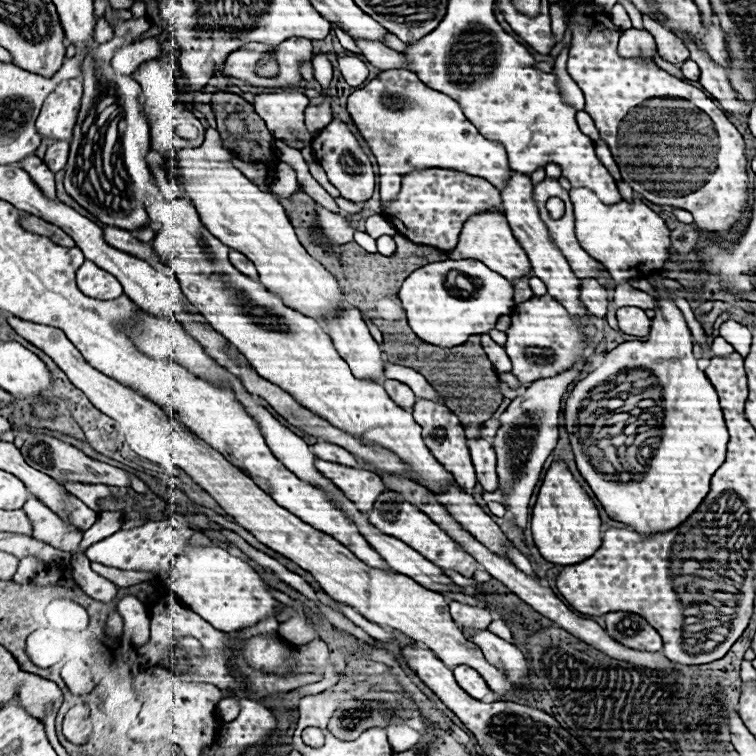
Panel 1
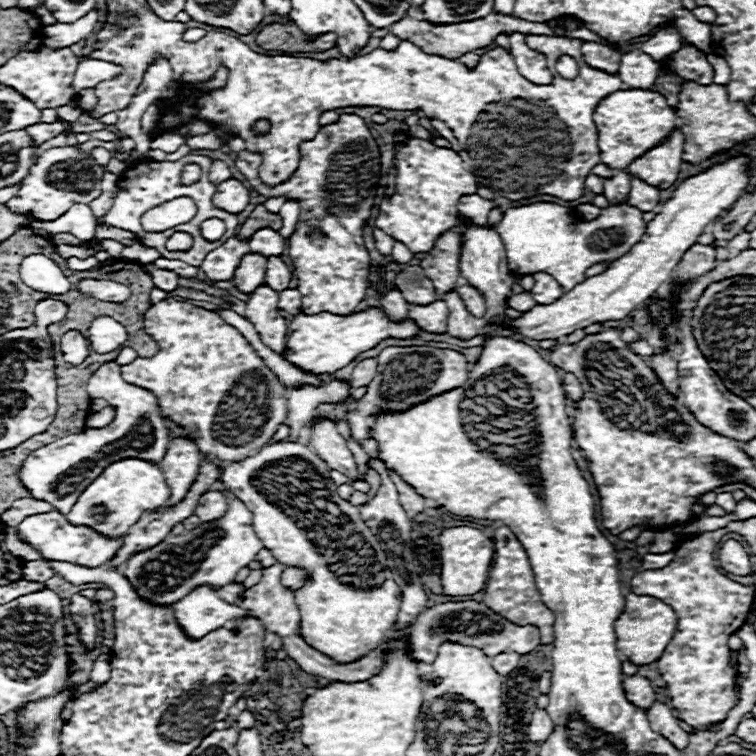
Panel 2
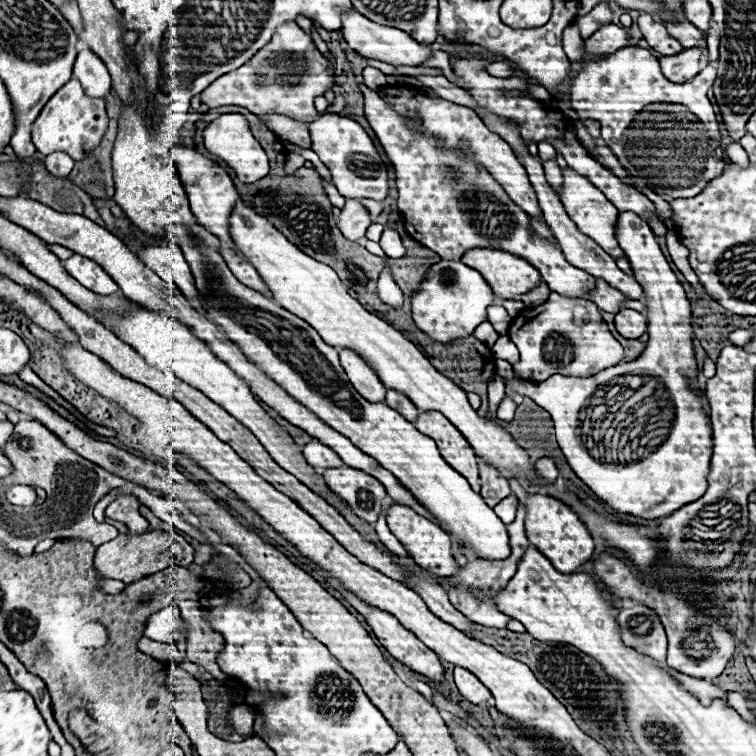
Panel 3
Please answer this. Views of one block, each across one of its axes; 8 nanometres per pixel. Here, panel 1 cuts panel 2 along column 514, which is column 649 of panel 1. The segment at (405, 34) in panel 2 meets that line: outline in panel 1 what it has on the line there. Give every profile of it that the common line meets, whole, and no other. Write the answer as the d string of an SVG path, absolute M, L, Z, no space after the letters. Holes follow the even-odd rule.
M642 16L642 24L644 30L648 30L654 40L656 40L656 48L658 54L672 64L682 64L684 60L688 60L688 48L682 44L682 40L678 36L674 36L668 28L664 28L662 24L658 24L656 20L652 20L650 16Z

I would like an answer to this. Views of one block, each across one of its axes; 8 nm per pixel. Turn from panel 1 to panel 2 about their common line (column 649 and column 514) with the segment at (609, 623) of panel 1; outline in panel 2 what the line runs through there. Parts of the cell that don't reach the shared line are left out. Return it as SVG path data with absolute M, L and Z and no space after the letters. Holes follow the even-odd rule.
M466 600L466 602L446 602L428 608L418 616L418 620L408 630L412 656L422 664L432 664L438 656L438 648L444 640L456 640L466 646L476 646L484 650L486 656L496 656L500 652L518 652L526 654L540 644L540 632L534 626L516 626L504 616L498 616L482 602Z

